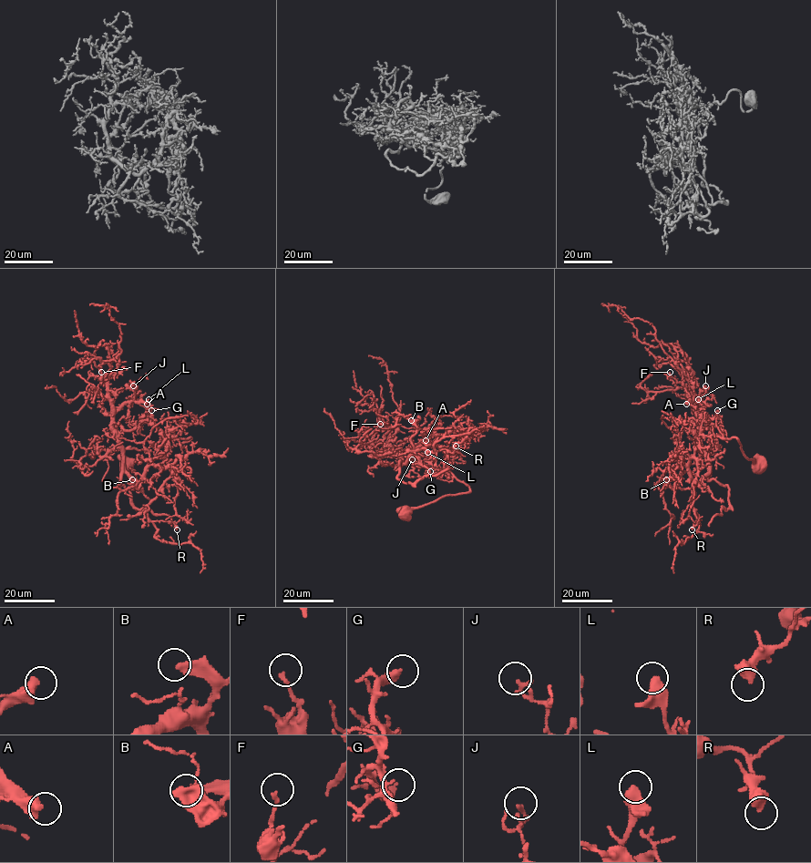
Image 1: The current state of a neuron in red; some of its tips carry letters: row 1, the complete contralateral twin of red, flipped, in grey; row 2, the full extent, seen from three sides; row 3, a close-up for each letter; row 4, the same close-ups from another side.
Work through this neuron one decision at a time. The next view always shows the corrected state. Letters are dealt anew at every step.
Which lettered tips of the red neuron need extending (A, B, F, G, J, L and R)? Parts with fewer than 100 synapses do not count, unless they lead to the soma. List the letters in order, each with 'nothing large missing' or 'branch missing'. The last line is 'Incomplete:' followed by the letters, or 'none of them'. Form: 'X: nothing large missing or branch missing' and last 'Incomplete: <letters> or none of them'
A: branch missing
B: nothing large missing
F: nothing large missing
G: nothing large missing
J: nothing large missing
L: nothing large missing
R: nothing large missing
Incomplete: A

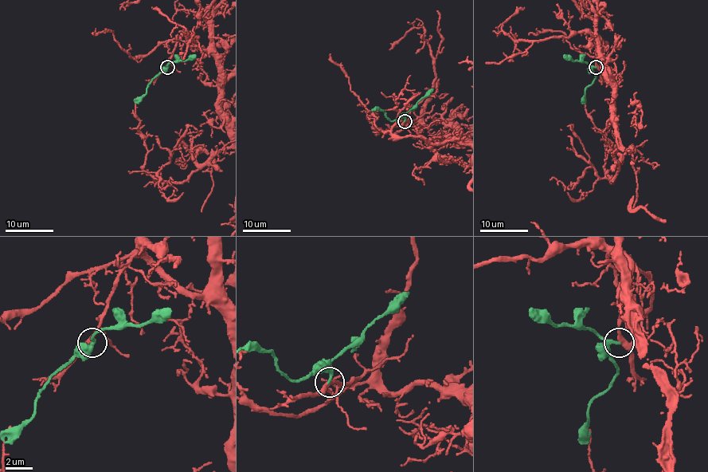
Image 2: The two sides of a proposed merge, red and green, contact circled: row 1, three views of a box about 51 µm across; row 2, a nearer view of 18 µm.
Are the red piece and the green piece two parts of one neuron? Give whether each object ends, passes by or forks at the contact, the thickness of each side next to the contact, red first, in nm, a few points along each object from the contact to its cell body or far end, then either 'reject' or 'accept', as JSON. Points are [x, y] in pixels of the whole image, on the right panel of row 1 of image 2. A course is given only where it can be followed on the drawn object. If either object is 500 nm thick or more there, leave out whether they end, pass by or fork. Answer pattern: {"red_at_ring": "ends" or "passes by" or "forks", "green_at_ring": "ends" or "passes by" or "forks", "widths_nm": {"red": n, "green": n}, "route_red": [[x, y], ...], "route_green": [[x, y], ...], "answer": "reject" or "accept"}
{"red_at_ring": "passes by", "green_at_ring": "passes by", "widths_nm": {"red": 320, "green": 190}, "route_green": [[596, 67], [592, 68], [595, 80], [586, 88], [585, 100]], "answer": "reject"}

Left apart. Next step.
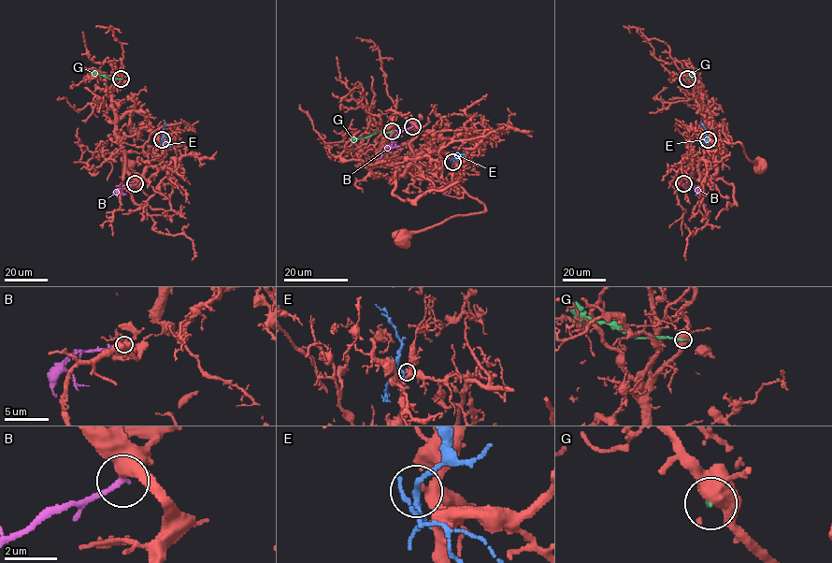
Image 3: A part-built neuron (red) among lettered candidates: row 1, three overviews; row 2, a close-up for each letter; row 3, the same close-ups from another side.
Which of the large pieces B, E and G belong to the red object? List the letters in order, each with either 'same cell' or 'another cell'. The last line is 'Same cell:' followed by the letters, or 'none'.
B: same cell
E: another cell
G: another cell
Same cell: B

